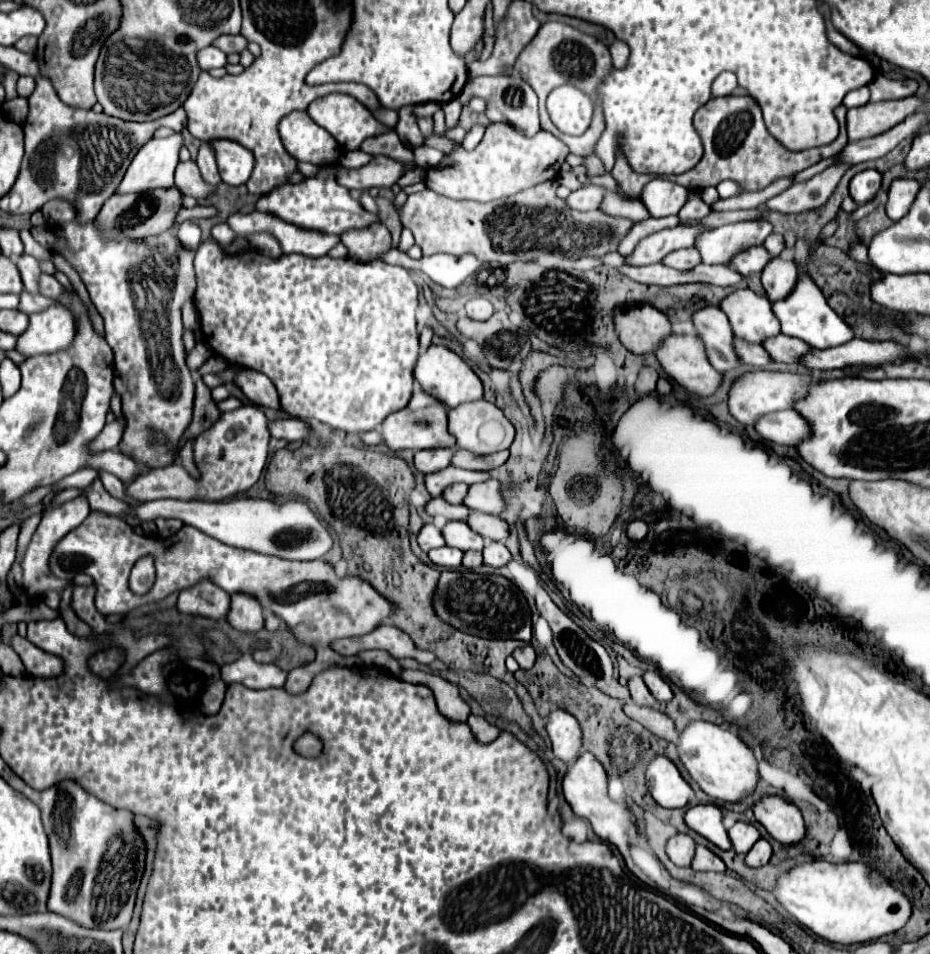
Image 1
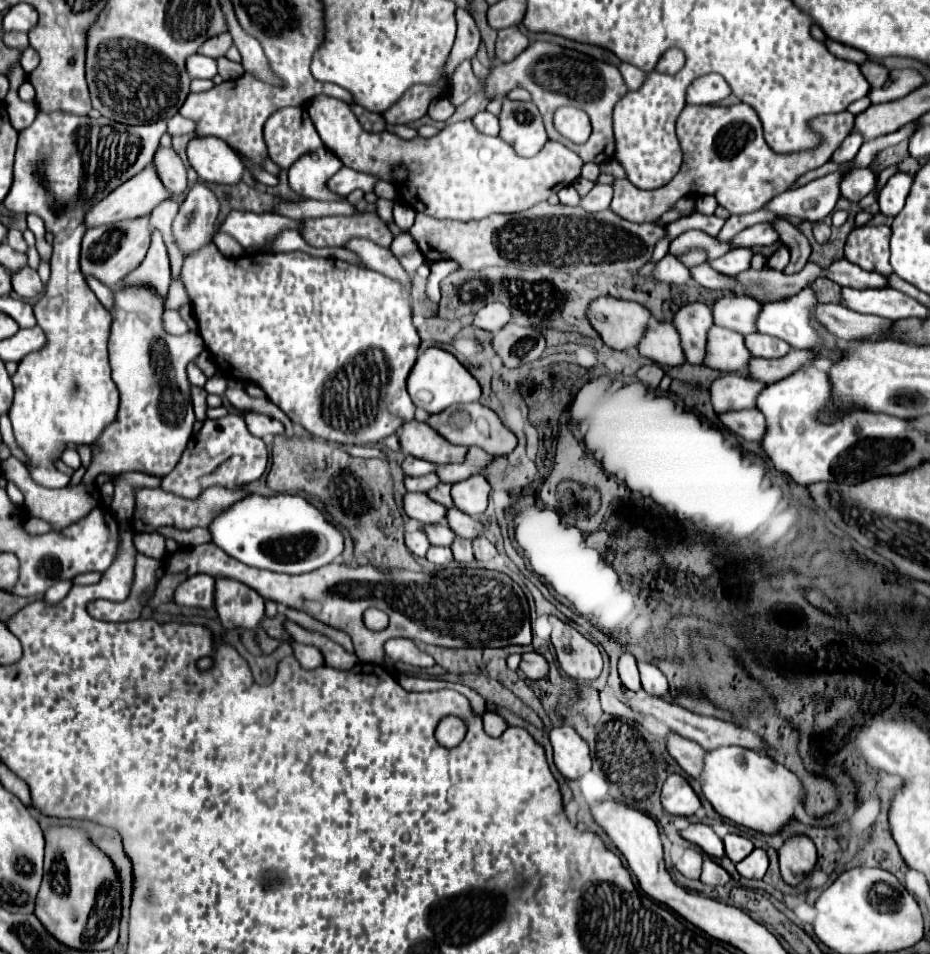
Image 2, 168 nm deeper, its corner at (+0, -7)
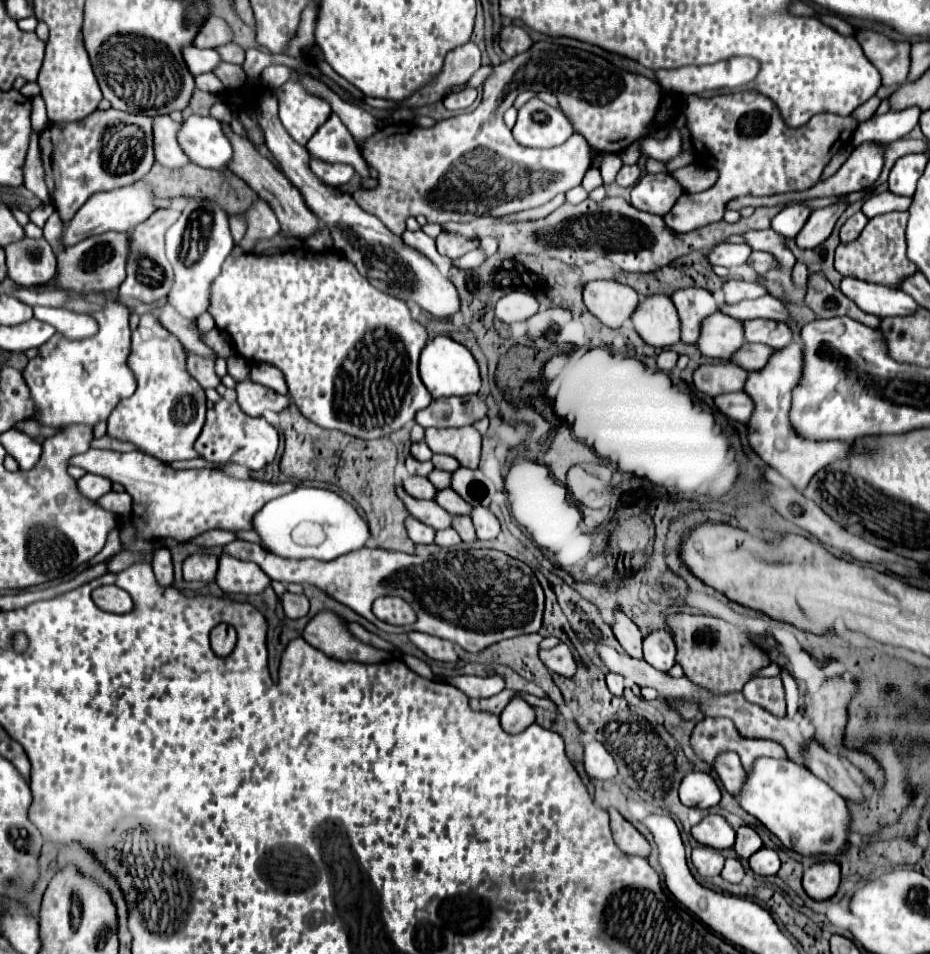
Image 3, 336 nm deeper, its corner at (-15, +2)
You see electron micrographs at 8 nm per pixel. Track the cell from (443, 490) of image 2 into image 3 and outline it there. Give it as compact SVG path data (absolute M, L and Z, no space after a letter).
M434 469L434 471L428 475L428 479L436 485L436 489L446 489L446 487L452 485L452 473L448 473L448 471Z

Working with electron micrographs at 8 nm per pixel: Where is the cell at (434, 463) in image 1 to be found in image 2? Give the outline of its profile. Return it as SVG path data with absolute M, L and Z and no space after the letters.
M405 456L401 468L403 468L403 472L405 472L407 476L423 476L423 474L435 472L435 464L425 462L425 460L419 460L419 458L415 458L415 456Z

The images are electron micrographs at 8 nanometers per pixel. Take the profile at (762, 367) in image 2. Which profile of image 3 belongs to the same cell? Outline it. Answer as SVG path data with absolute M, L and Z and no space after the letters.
M746 343L744 349L740 349L740 353L736 353L736 361L740 363L740 367L748 369L748 371L760 371L764 369L764 365L768 363L768 359L776 353L776 349L768 347L768 345L754 345L754 343Z

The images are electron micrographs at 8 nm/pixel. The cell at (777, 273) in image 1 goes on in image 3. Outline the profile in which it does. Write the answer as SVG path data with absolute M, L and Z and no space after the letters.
M844 203L826 207L826 209L818 209L814 211L806 225L802 227L802 231L794 237L796 245L800 249L816 249L818 245L822 245L822 241L826 241L834 229L834 223L838 221L838 217L842 215L842 211L846 209Z

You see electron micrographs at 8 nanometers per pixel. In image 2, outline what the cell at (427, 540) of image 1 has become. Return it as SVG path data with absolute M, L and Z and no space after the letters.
M413 530L413 532L405 532L405 546L409 548L411 554L415 556L425 556L427 548L431 546L427 536L421 534L421 530Z

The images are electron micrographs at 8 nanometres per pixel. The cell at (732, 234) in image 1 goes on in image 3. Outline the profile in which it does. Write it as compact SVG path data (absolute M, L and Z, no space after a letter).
M786 205L774 219L772 219L772 229L788 239L794 239L798 231L804 227L806 219L810 215L810 209L804 205Z

